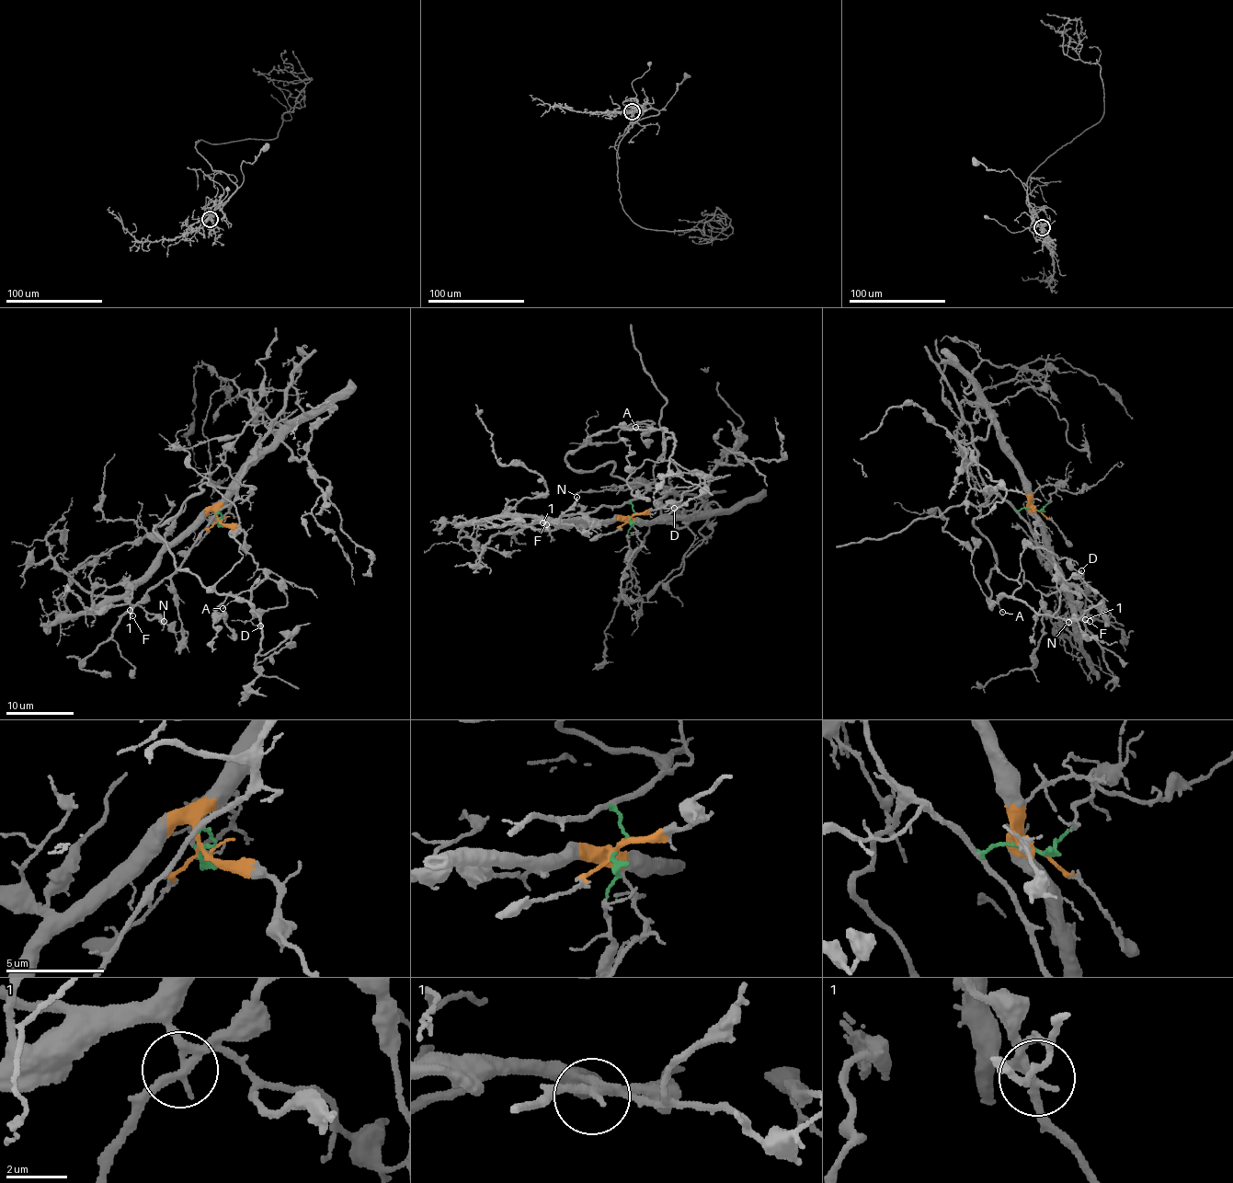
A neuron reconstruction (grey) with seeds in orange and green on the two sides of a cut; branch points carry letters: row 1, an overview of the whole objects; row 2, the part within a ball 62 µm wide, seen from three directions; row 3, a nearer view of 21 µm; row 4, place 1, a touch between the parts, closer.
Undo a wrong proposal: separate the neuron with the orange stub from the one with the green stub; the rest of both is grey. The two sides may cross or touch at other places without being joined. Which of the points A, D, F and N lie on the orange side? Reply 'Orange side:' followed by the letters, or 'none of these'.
Orange side: F, N

